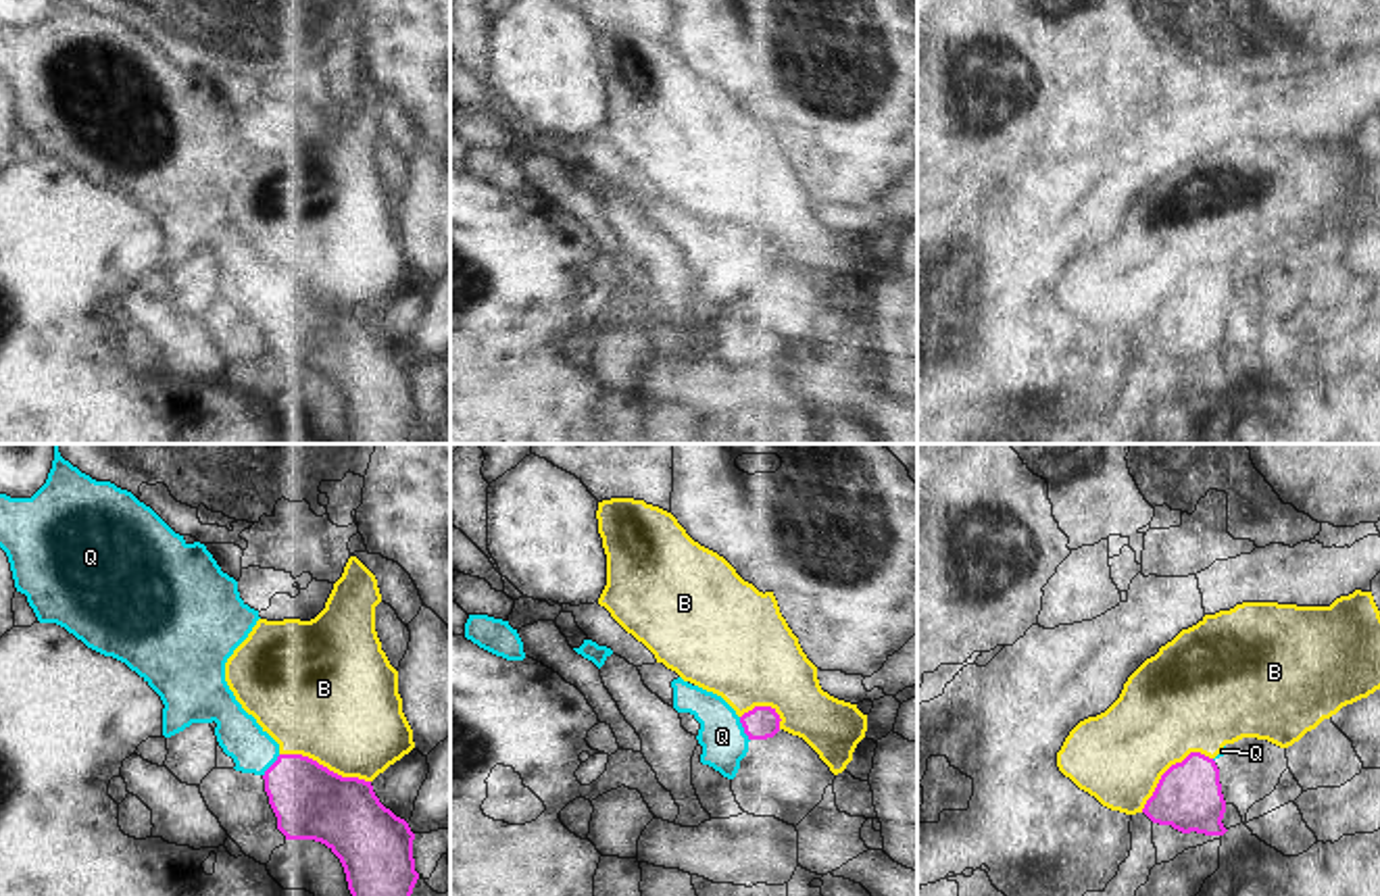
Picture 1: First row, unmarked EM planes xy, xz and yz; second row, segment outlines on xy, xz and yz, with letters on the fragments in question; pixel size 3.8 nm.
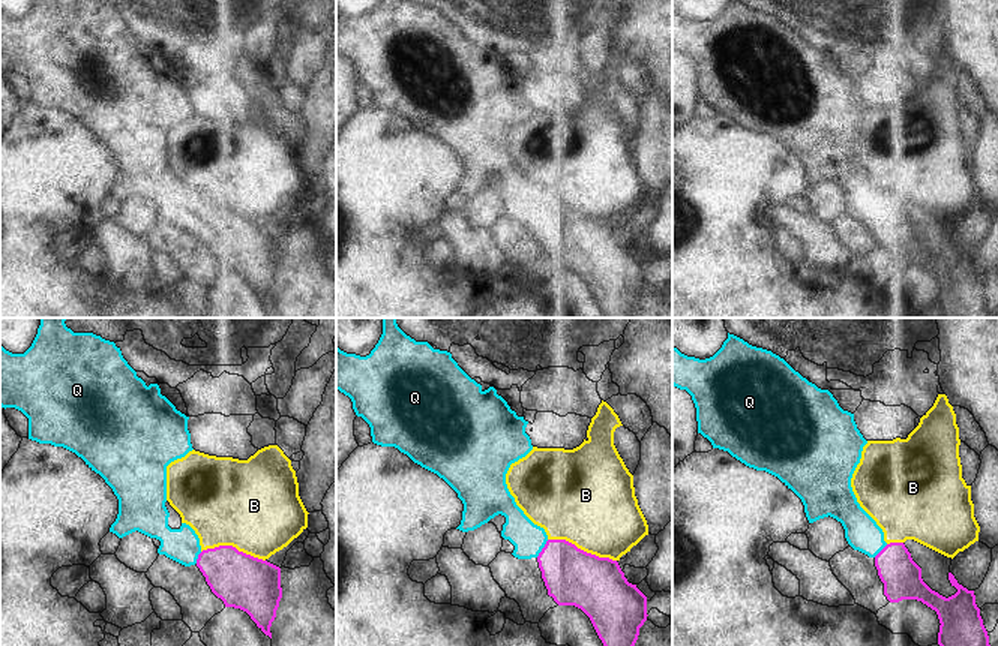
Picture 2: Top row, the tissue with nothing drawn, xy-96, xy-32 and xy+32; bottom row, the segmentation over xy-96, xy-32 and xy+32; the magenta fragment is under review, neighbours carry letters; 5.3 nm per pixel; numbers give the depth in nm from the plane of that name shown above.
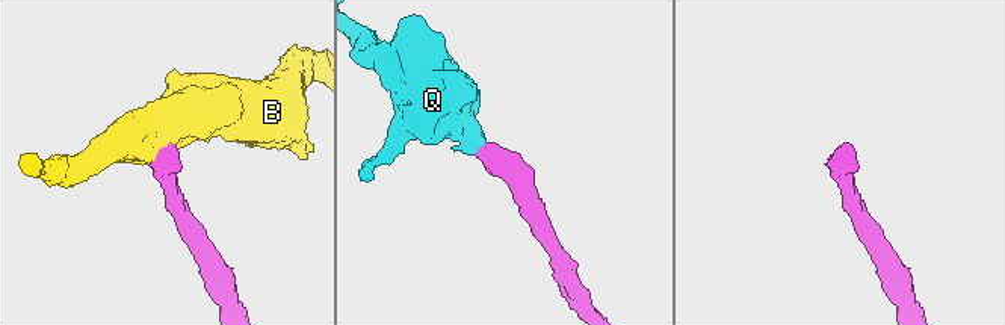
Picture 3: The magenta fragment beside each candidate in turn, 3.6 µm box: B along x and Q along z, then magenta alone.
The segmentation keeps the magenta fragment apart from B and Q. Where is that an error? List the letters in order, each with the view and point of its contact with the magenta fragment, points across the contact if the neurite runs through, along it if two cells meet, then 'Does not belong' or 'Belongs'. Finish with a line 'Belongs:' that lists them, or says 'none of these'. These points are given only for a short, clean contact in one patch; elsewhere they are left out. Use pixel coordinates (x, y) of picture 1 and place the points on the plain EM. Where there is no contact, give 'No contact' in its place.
B: Touches magenta at xy (326, 301). Does not belong
Q: Touches magenta at xz (745, 263). Path across: xz (759, 257), (745, 263), (722, 269). Belongs
Belongs: Q.

